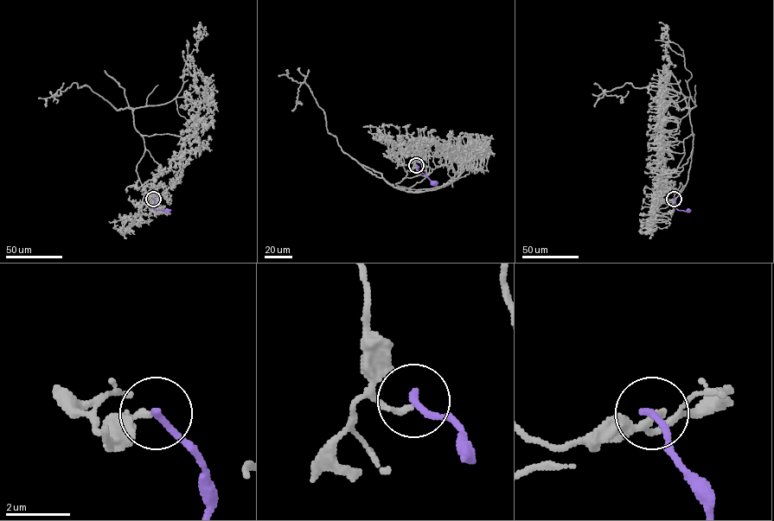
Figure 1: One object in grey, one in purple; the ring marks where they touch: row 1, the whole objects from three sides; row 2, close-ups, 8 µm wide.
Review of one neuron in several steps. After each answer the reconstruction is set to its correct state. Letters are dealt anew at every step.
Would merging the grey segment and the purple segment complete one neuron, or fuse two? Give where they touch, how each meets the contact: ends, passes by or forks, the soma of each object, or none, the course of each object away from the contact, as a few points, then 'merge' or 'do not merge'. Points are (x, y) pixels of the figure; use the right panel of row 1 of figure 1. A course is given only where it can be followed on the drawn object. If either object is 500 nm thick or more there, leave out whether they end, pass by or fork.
place (674, 199); grey ends; purple ends; soma grey none; soma purple (688, 210); course grey (674, 199), (660, 195), (678, 193), (687, 180), (689, 110), (652, 85), (604, 90), (623, 97), (629, 91); course purple (674, 199), (677, 209), (688, 210); do not merge

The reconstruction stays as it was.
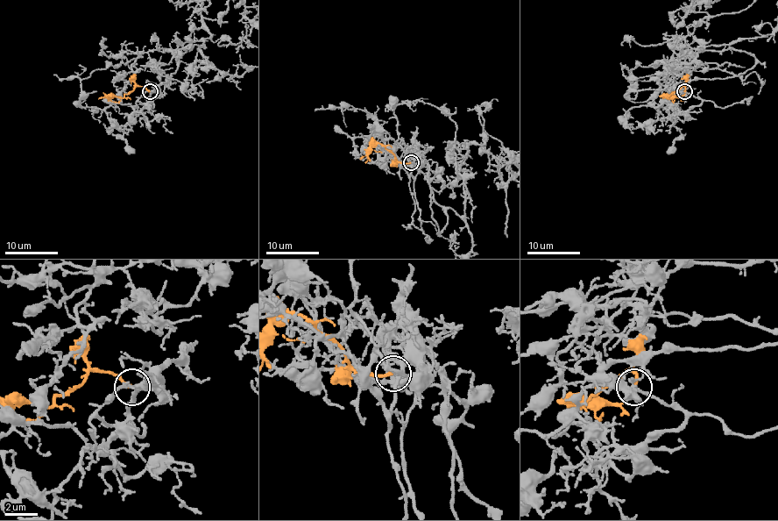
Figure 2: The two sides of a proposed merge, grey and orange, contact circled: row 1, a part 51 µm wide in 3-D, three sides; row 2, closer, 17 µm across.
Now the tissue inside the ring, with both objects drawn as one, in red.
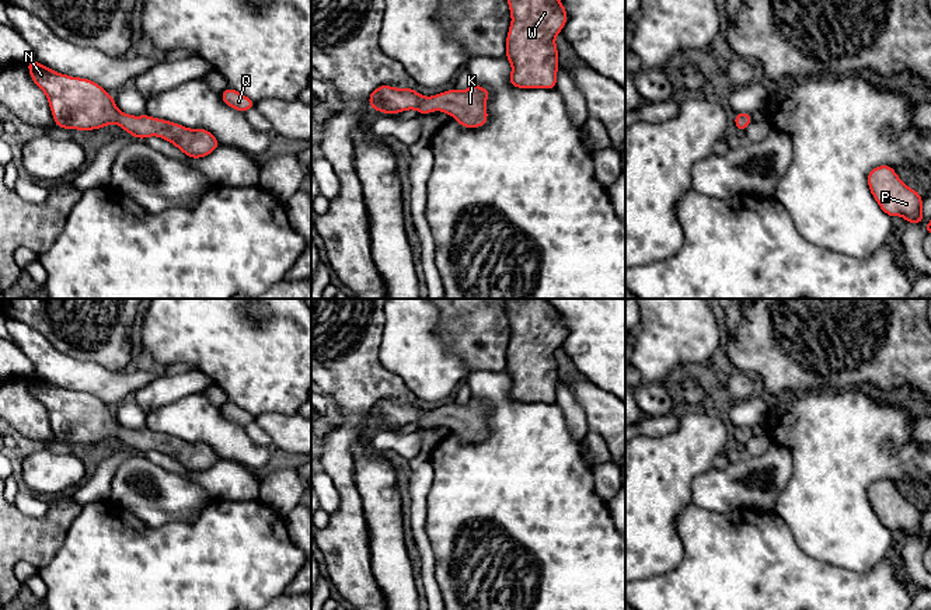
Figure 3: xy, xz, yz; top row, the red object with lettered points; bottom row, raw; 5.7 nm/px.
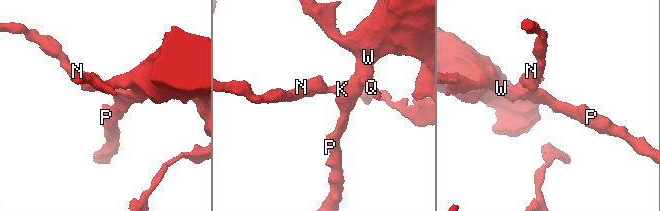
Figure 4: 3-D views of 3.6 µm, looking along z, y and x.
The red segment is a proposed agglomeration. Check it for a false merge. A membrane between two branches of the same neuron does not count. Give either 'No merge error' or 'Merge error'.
No merge error

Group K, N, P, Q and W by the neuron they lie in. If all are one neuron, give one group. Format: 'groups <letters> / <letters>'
groups K N P Q W

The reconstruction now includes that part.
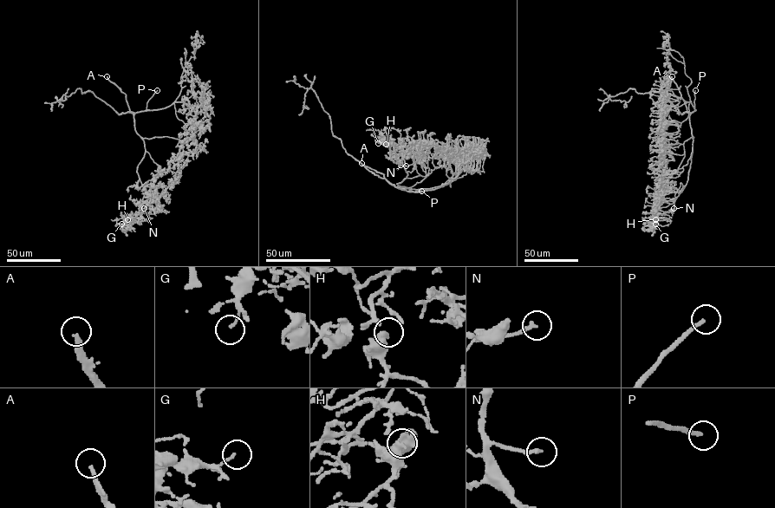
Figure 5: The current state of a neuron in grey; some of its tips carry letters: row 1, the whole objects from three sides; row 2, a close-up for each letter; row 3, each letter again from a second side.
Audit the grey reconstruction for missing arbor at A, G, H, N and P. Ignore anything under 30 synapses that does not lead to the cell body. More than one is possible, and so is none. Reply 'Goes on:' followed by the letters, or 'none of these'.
Goes on: A, N, P

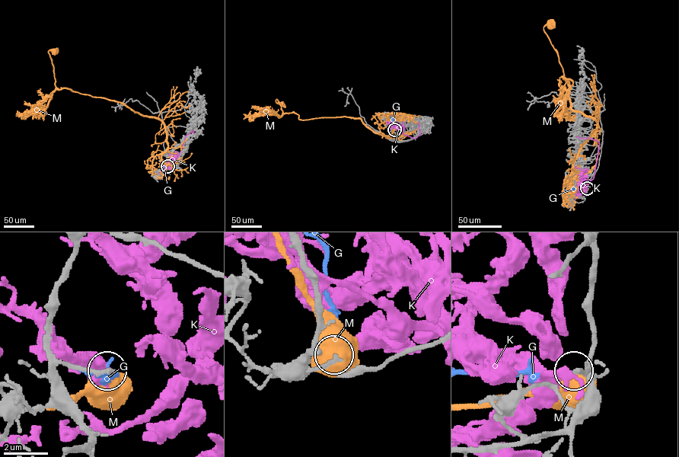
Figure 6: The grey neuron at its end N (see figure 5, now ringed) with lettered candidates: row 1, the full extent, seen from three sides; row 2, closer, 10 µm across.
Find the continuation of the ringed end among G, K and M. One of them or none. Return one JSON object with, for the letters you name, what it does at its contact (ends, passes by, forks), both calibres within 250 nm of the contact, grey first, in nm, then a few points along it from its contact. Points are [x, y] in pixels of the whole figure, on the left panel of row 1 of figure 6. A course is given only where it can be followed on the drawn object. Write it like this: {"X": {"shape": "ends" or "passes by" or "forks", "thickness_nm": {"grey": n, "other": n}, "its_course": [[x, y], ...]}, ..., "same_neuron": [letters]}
{"G": {"shape": "ends", "thickness_nm": {"grey": 200, "other": 130}}, "same_neuron": ["G"]}

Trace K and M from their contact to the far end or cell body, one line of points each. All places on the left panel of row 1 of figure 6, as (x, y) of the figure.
K: (167, 166), (176, 161), (185, 137), (193, 132), (192, 130)
M: (167, 166), (160, 167), (160, 156), (167, 146), (164, 123), (119, 102), (57, 88), (48, 52), (55, 52)

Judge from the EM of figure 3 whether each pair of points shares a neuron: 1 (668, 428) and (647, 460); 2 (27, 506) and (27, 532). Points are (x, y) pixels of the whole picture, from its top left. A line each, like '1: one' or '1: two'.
1: two
2: two

